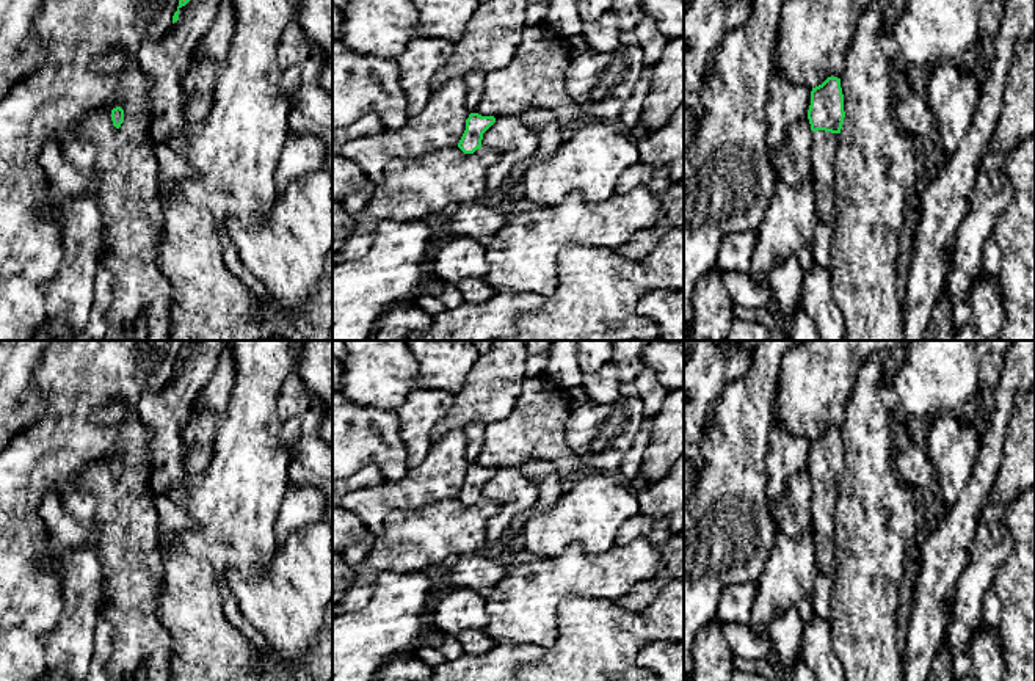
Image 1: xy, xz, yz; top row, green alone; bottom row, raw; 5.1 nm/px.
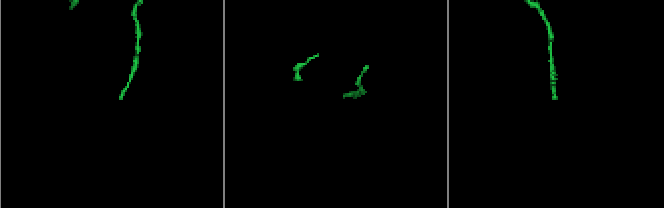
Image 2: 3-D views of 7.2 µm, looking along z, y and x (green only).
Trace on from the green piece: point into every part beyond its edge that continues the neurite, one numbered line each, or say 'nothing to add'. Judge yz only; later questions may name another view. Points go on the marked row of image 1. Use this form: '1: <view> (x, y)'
1: yz (824, 143)

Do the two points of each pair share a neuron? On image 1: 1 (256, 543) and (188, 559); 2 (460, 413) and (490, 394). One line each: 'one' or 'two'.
1: one
2: one

